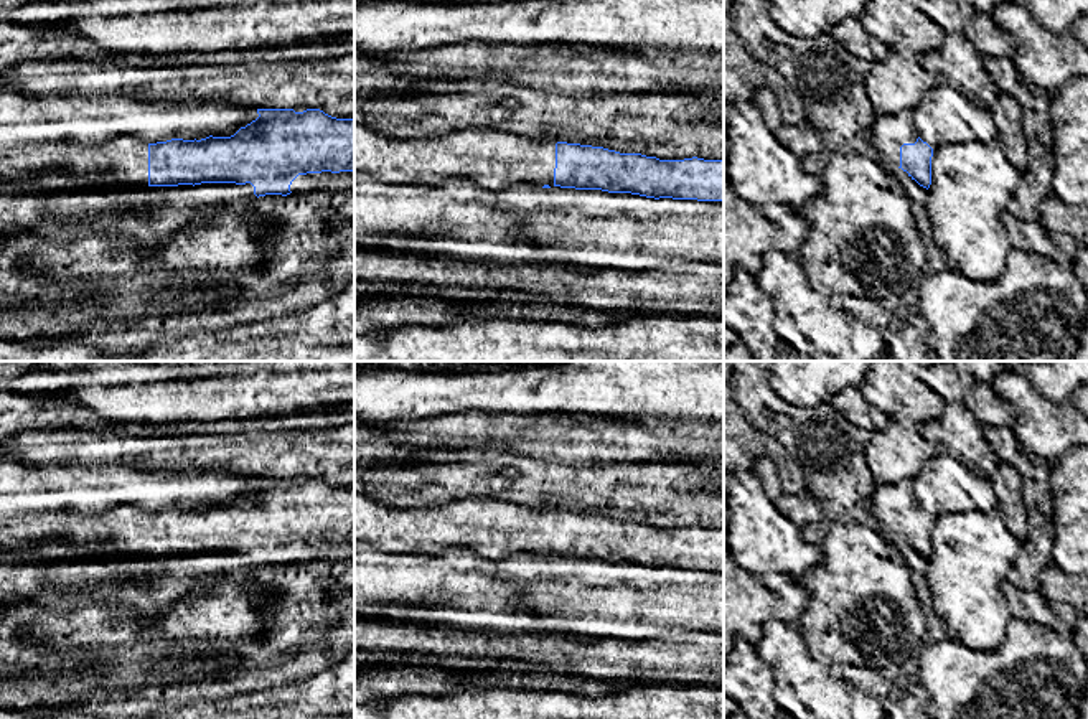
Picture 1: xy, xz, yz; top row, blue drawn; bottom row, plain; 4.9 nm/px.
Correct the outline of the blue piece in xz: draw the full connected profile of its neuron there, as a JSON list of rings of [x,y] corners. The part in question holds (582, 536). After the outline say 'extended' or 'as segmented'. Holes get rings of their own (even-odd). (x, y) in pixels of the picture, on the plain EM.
[[[354,493],[354,541],[389,554],[425,554],[447,546],[467,546],[485,559],[529,552],[654,569],[724,571],[724,529],[659,529],[476,496],[397,510]]]; extended

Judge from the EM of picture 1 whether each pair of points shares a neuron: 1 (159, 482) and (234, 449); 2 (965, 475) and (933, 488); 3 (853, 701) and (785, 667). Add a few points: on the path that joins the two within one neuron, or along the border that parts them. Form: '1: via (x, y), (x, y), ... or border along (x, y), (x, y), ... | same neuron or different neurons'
1: border along (144, 470), (223, 470) | different neurons
2: via (956, 484), (952, 488), (942, 488) | same neuron
3: via (836, 701), (801, 672) | same neuron

